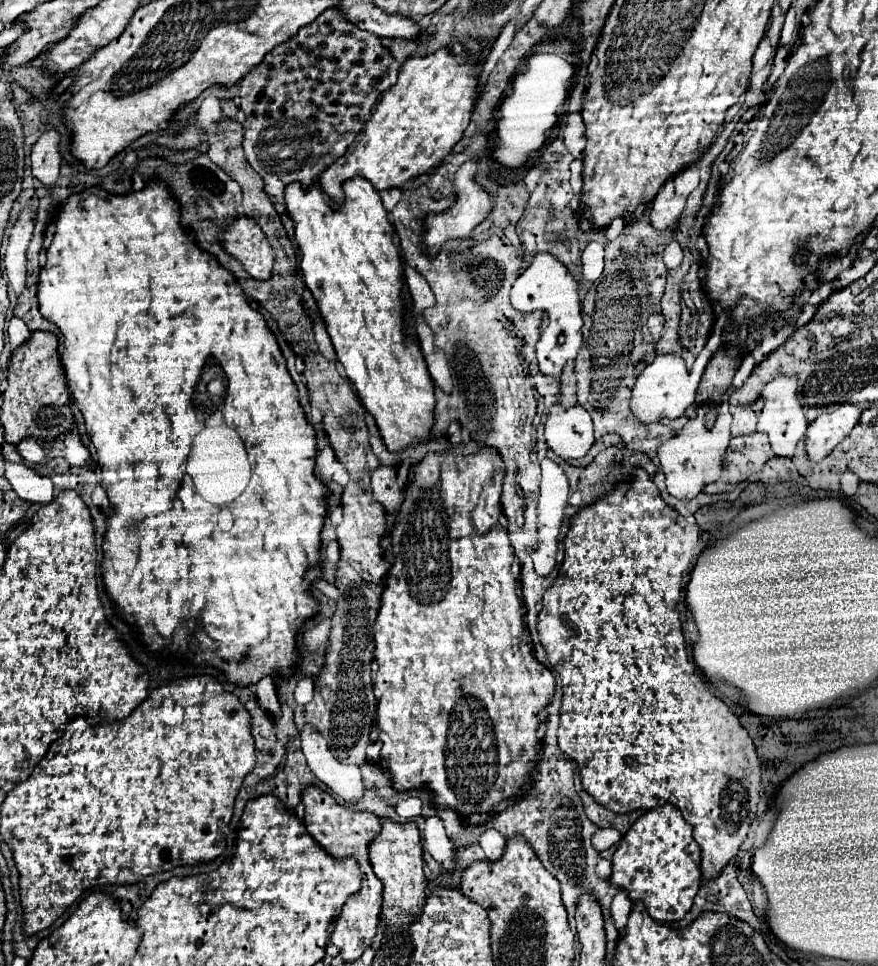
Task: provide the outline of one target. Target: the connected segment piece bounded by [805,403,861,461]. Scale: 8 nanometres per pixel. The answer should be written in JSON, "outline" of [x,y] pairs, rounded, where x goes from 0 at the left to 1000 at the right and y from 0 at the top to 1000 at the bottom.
{"outline":[[[958,417],[944,430],[933,430],[919,444],[917,461],[926,477],[942,473],[953,459],[958,459],[981,432],[981,421],[974,417]]]}

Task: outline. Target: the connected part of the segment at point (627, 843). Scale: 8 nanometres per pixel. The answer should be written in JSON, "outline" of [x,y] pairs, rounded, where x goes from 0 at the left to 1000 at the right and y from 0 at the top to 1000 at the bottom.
{"outline":[[[760,831],[735,840],[721,852],[698,883],[696,914],[712,920],[719,933],[730,931],[746,953],[760,955],[778,951],[798,916],[798,877],[792,873],[787,856],[773,837]]]}

